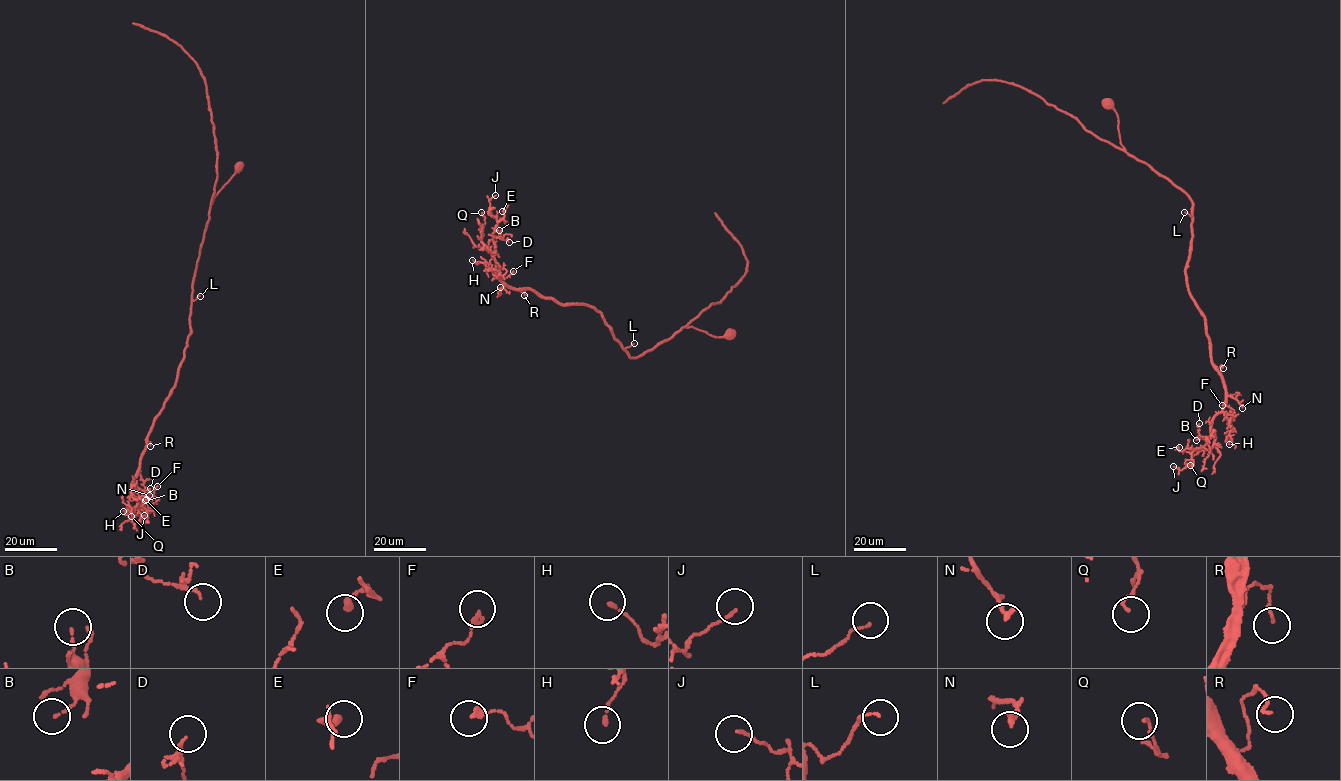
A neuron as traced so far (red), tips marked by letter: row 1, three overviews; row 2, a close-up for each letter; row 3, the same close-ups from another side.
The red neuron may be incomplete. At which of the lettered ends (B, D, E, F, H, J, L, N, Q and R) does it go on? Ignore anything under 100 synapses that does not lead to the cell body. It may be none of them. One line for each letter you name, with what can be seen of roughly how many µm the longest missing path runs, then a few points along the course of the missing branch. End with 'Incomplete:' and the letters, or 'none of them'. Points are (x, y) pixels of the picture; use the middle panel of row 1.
Incomplete: none of them

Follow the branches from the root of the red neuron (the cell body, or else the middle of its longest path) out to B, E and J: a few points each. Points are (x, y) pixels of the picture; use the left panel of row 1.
B: (237, 167), (210, 206), (192, 281), (184, 358), (132, 480), (132, 498), (143, 495), (145, 500)
E: (237, 167), (210, 206), (184, 358), (132, 480), (143, 510), (153, 510), (146, 499)
J: (237, 167), (210, 206), (192, 281), (184, 358), (132, 480), (132, 493), (147, 511), (143, 522), (144, 515)

